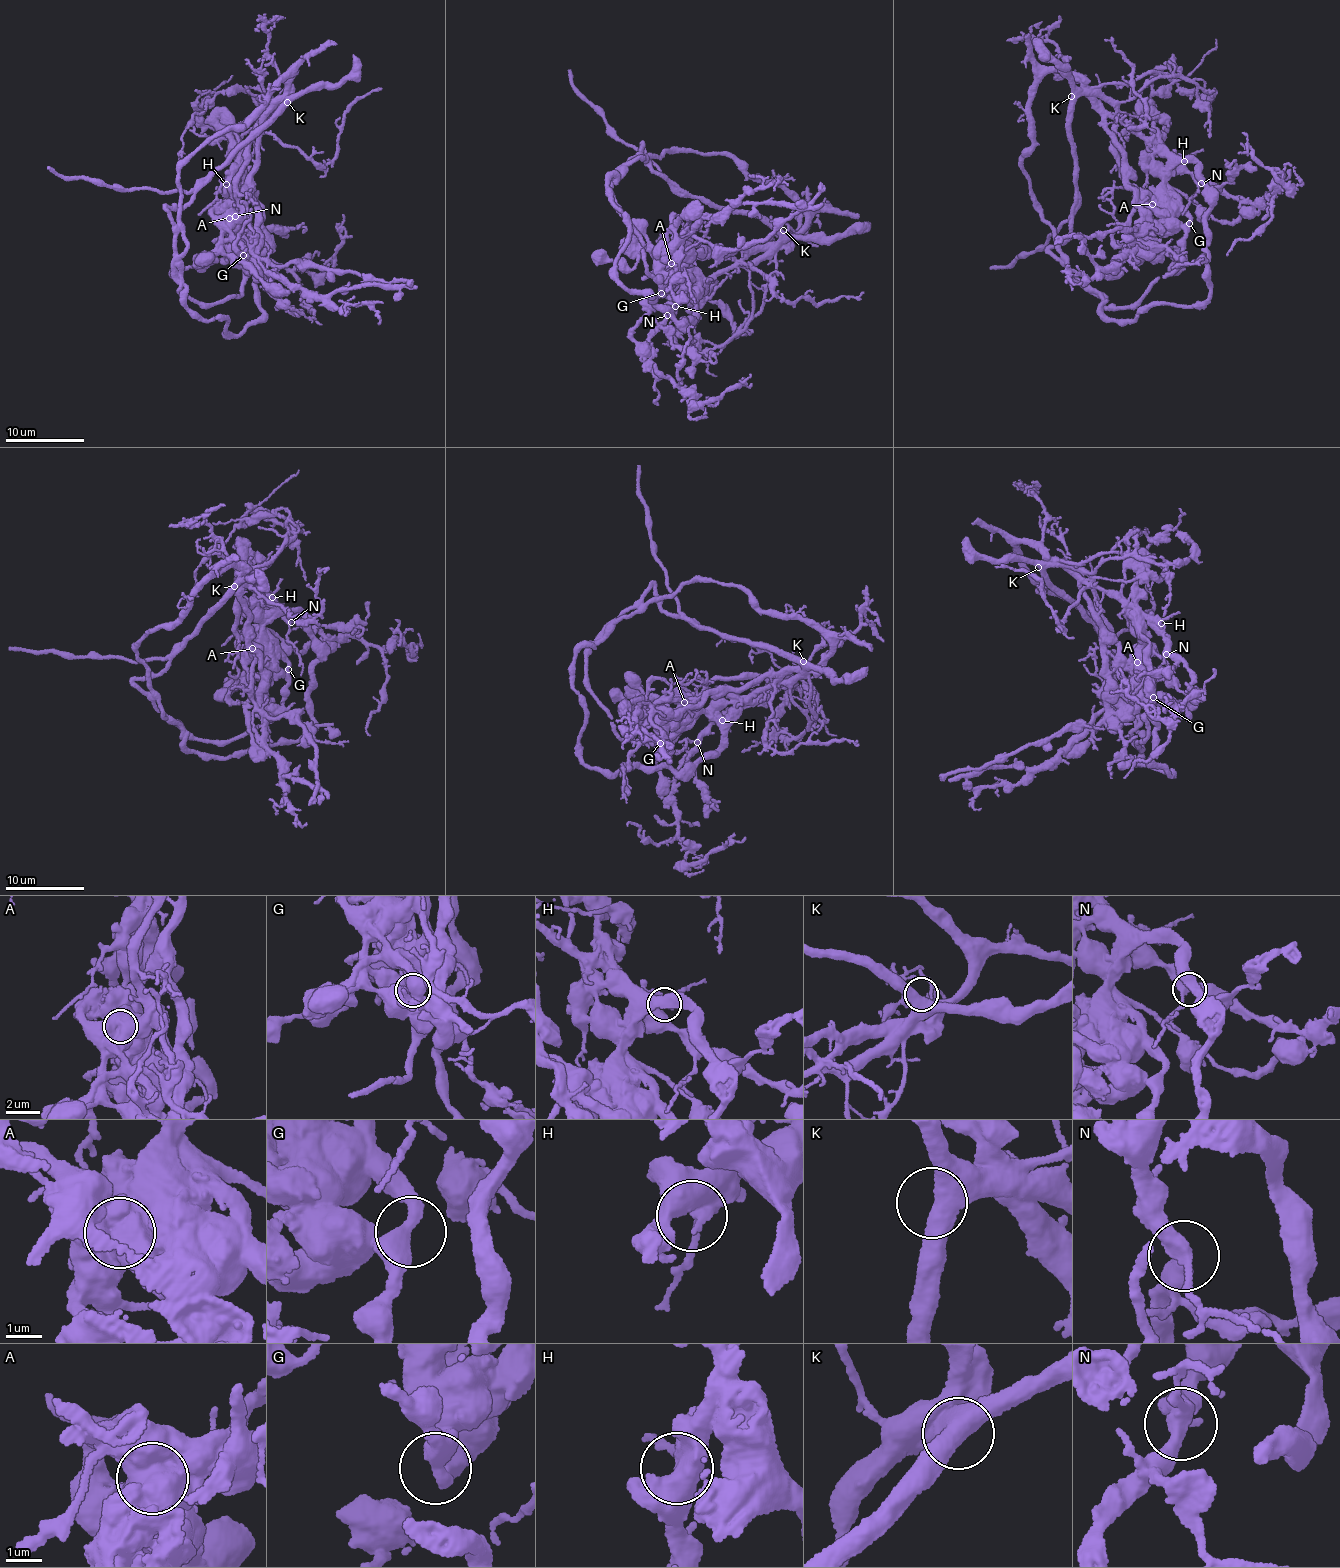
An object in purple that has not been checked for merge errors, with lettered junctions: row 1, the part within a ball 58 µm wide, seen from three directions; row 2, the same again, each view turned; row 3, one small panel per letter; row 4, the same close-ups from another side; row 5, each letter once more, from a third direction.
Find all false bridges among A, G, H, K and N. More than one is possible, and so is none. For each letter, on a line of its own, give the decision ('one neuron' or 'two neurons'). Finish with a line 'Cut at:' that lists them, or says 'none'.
A: two neurons
G: one neuron
H: one neuron
K: one neuron
N: one neuron
Cut at: A

